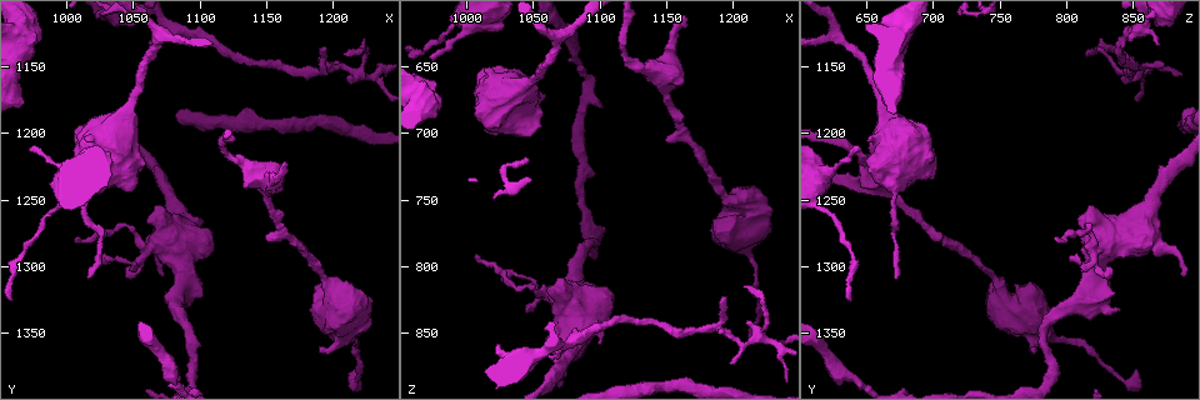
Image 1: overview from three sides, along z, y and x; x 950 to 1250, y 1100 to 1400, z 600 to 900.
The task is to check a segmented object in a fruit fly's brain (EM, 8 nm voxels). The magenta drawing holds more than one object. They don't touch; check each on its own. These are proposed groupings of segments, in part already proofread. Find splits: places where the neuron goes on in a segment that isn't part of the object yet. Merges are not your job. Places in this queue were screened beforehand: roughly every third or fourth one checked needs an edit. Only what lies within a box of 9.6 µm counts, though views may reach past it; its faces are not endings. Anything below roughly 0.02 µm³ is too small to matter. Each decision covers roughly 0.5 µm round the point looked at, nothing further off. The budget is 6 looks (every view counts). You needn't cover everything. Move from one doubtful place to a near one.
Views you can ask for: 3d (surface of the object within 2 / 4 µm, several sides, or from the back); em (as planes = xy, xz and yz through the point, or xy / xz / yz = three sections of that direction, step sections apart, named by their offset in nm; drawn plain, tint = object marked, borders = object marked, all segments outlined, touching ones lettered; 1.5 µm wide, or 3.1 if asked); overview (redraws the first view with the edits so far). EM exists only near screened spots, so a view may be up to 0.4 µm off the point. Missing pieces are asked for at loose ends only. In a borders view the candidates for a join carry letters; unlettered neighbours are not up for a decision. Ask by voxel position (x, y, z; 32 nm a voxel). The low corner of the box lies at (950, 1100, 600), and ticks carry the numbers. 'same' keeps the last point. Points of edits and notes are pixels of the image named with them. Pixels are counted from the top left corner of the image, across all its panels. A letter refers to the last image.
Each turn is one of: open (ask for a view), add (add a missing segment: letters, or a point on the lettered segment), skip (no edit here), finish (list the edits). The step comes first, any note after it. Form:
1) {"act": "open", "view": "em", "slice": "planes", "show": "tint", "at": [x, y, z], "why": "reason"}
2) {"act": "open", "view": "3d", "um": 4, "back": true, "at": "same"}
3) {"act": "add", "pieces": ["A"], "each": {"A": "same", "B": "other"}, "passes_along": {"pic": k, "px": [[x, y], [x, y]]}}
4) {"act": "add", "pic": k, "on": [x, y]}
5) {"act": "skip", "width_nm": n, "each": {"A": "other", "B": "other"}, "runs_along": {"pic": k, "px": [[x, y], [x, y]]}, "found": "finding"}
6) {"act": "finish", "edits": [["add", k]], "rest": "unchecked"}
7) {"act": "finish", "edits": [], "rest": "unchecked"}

{"act": "open", "view": "em", "slice": "planes", "show": "borders", "at": [1062, 1134, 868], "why": "free end"}

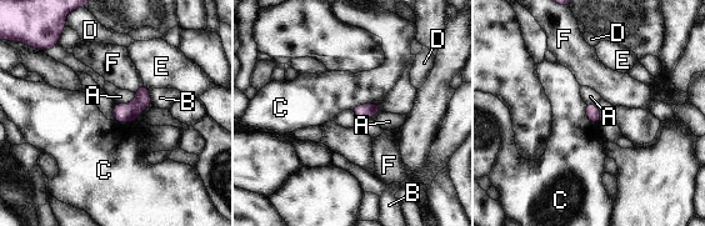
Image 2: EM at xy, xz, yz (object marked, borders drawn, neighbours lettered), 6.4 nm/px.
{"act": "skip", "longest_contact_nm": ["C", 200], "each": {"A": "other", "B": "other", "C": "other", "D": "other", "E": "other", "F": "other"}, "found": "no lettered segment goes on from it"}

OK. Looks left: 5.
{"act": "open", "view": "em", "slice": "planes", "show": "borders", "at": [1110, 1274, 822], "why": "thick end"}

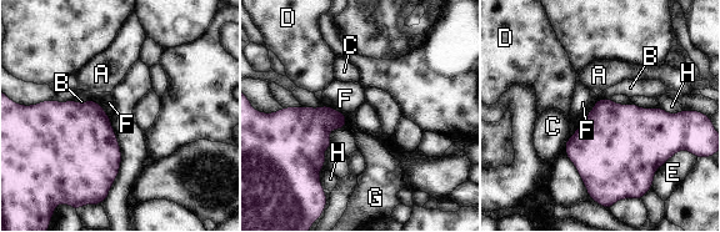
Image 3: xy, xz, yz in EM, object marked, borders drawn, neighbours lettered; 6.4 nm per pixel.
{"act": "skip", "each": {"A": "other", "B": "other", "C": "other", "D": "other", "E": "other", "F": "other", "G": "other", "H": "other"}, "found": "no lettered segment goes on from it"}

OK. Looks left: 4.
{"act": "open", "view": "em", "slice": "xz", "step": 4, "show": "tint", "at": [1212, 1378, 854], "why": "branch stops here"}

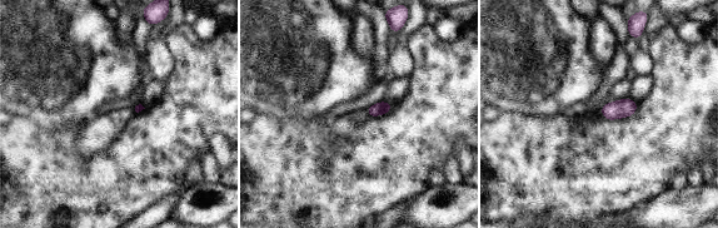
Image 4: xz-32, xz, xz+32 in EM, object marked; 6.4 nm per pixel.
{"act": "open", "view": "em", "slice": "xy", "step": 4, "show": "borders", "at": "same"}

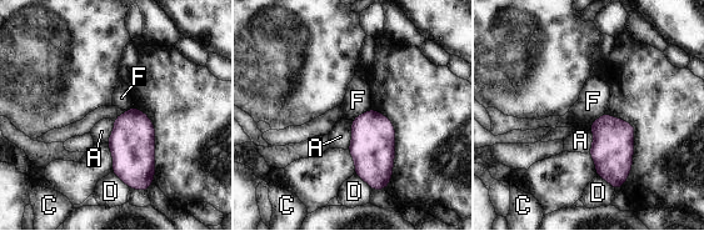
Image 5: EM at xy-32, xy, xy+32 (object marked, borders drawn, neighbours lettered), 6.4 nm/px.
{"act": "skip", "width_nm": 190, "each": {"A": "other", "C": "other", "D": "other", "F": "other"}, "border": {"pic": 5, "px": [[370, 108], [352, 120]]}, "found": "none of them fits"}

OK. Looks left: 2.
{"act": "finish", "edits": [], "rest": "unchecked"}

